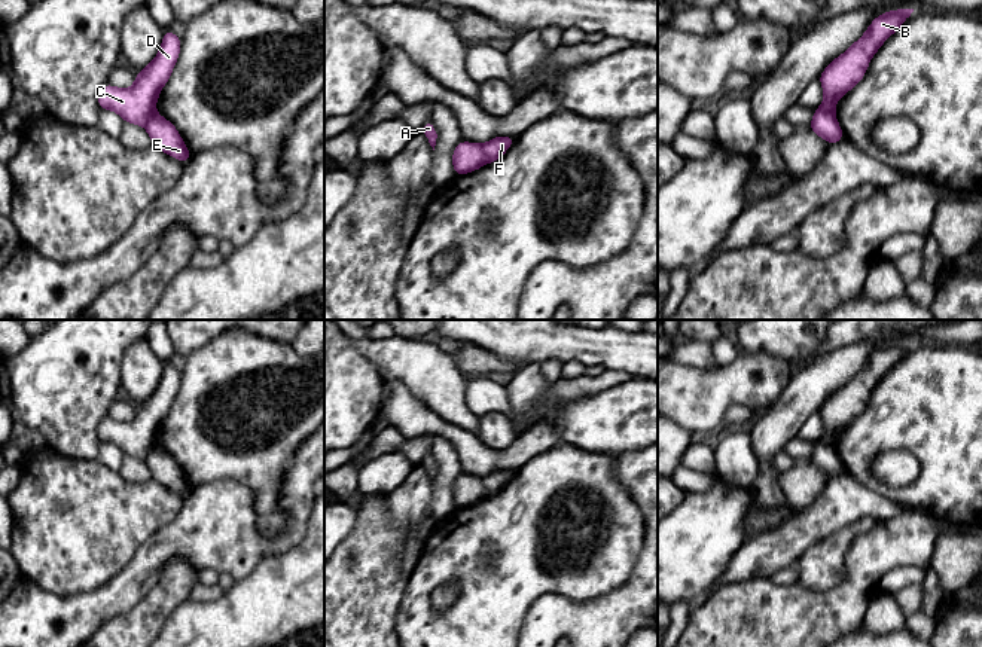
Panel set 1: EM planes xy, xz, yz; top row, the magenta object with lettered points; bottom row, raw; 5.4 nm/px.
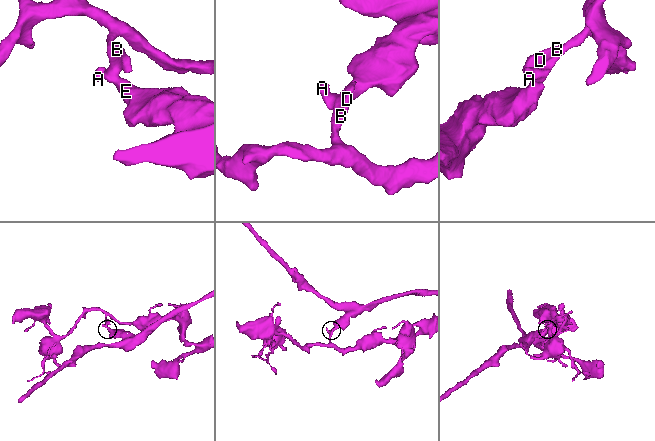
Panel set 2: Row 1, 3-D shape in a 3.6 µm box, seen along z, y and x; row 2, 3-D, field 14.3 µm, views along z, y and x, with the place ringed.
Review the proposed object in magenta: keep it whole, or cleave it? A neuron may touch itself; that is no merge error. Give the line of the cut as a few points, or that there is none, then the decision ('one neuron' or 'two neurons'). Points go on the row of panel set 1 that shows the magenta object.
xz (481, 145), (485, 162) | two neurons

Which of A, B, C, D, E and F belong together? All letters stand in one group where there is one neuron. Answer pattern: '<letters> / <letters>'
A B C D / E F

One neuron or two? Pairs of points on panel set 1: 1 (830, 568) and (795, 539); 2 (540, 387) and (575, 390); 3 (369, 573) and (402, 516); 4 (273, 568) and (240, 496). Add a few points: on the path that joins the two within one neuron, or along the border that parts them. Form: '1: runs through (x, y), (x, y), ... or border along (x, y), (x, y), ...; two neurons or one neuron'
1: border along (836, 531), (811, 545), (796, 564); two neurons
2: border along (552, 384), (540, 402), (522, 411); two neurons
3: border along (383, 496), (390, 521), (396, 527), (430, 522); two neurons
4: border along (299, 540), (283, 552), (265, 557), (241, 579); two neurons

